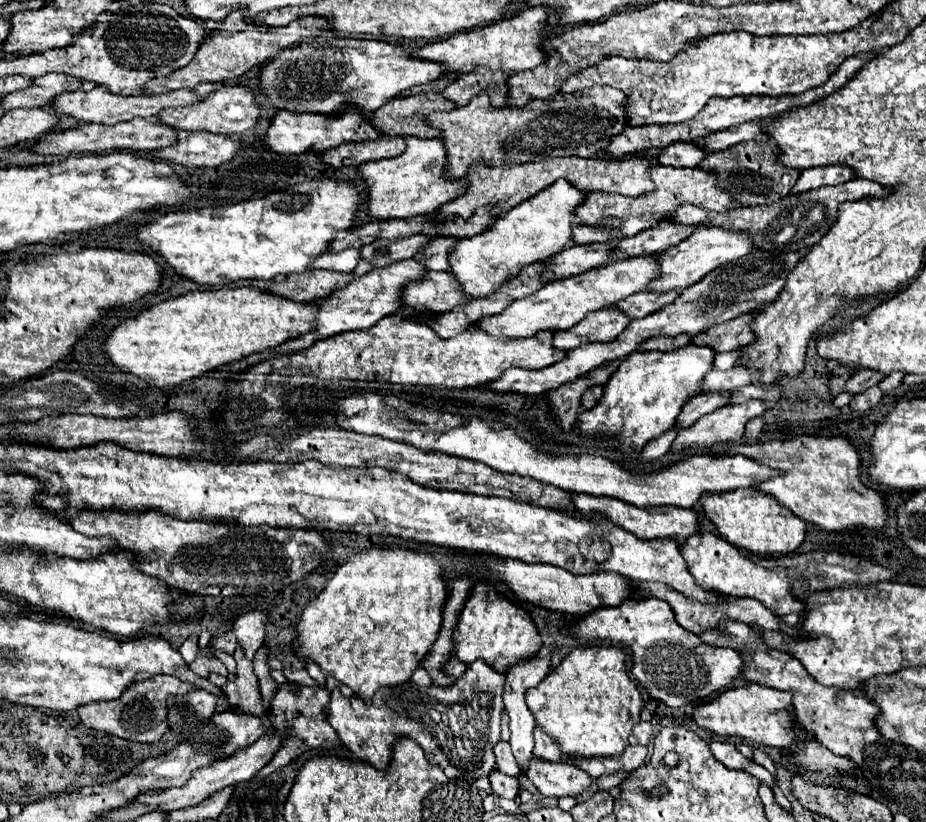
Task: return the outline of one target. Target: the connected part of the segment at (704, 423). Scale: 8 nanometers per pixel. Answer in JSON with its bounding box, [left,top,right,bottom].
[670,400,764,452]

